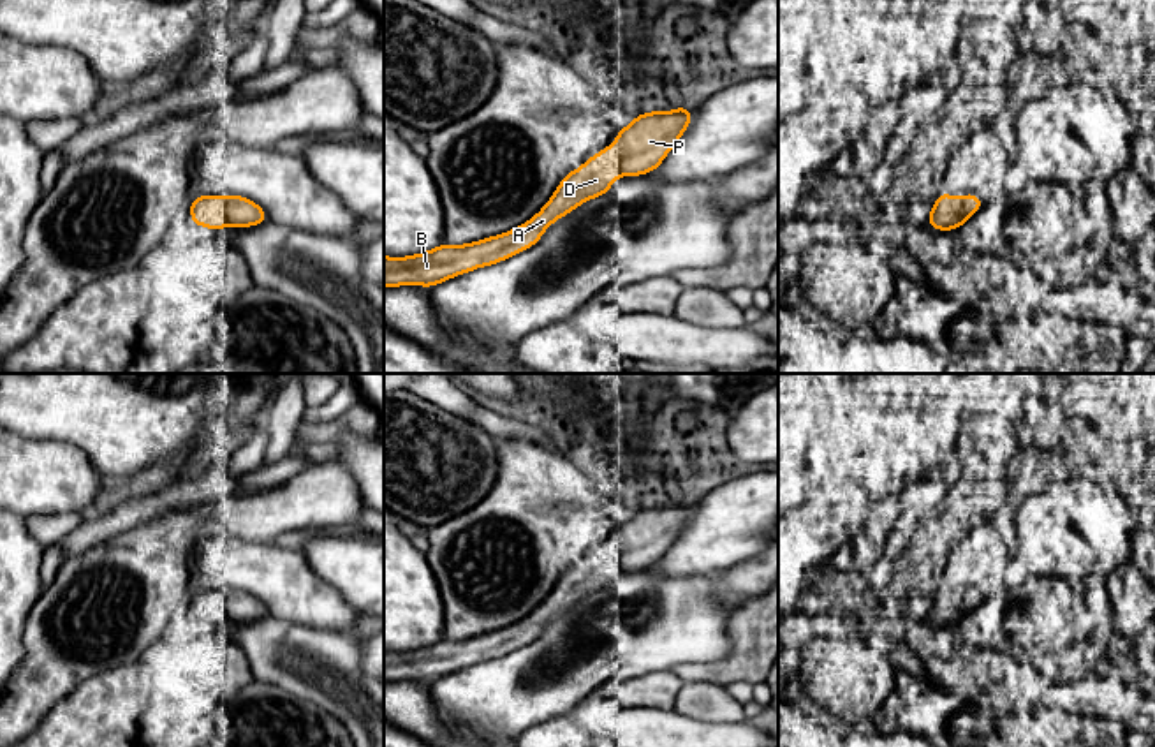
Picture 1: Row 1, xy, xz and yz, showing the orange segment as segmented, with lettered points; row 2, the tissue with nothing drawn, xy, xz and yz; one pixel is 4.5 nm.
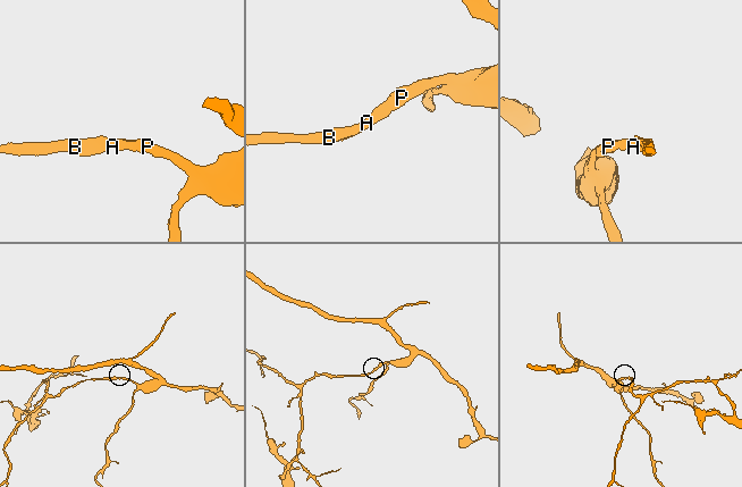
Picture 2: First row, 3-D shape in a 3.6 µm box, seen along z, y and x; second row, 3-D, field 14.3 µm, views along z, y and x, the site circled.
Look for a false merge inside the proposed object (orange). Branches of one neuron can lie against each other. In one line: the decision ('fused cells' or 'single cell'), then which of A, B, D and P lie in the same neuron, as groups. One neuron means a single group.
single cell | A B D P

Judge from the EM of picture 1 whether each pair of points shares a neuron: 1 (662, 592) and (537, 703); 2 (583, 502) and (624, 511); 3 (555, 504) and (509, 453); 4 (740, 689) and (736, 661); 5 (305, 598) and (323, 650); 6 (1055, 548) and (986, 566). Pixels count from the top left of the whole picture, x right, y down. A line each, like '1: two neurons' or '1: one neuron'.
1: one neuron
2: two neurons
3: one neuron
4: two neurons
5: two neurons
6: two neurons

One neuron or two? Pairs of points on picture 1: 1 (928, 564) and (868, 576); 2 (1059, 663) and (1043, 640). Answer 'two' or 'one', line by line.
1: two
2: two

